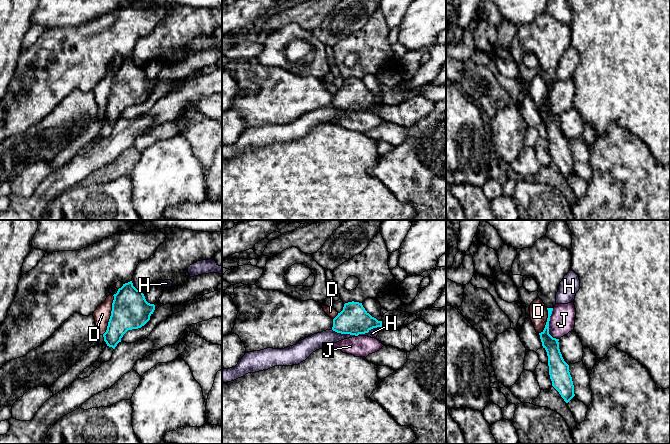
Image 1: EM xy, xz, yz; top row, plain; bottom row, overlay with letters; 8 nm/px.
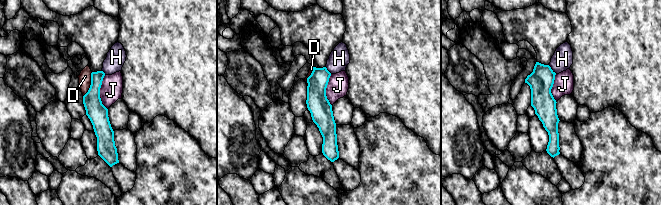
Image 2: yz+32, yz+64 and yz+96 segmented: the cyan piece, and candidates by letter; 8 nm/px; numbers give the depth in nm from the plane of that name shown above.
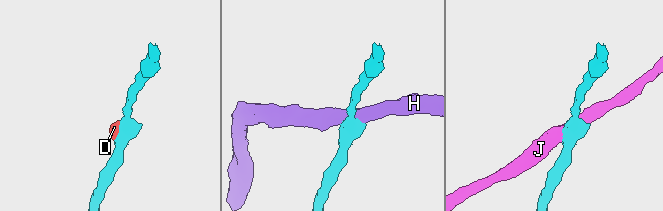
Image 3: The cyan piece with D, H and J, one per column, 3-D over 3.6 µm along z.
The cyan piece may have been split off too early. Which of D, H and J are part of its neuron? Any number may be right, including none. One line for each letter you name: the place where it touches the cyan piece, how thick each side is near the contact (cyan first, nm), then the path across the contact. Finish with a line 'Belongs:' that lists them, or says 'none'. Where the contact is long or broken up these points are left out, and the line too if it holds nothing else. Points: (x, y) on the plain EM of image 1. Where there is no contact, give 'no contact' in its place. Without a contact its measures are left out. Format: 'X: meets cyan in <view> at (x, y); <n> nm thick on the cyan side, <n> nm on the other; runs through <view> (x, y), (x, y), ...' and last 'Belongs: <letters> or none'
Belongs: none

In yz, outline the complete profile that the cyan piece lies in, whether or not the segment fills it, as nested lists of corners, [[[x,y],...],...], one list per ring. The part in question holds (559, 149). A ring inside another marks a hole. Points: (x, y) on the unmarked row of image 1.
[[[547,84],[548,94],[544,106],[539,109],[543,124],[547,128],[549,151],[552,162],[568,179],[574,172],[574,161],[569,148],[569,141],[564,137],[559,125],[559,115],[549,110],[549,97],[553,84]]]

